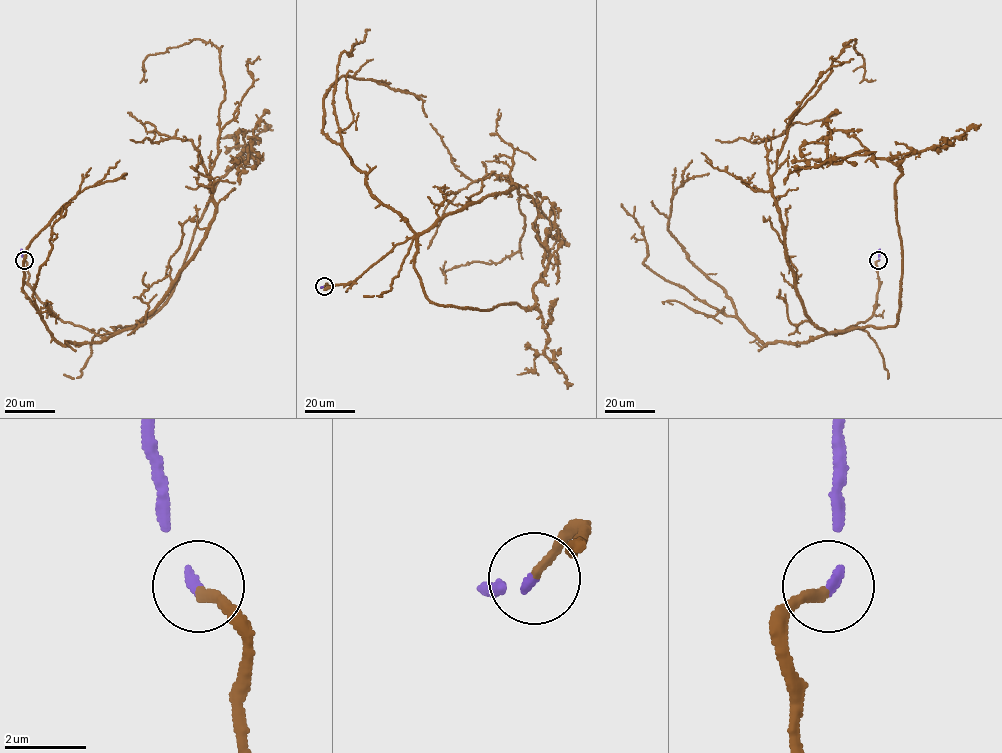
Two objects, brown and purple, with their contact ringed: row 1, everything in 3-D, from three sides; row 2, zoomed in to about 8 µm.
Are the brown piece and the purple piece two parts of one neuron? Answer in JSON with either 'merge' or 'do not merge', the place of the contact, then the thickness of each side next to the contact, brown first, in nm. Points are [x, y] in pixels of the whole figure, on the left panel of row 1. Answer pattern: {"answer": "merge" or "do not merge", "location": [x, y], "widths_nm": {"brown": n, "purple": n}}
{"answer": "merge", "location": [24, 260], "widths_nm": {"brown": 240, "purple": 220}}

